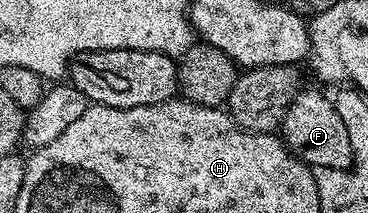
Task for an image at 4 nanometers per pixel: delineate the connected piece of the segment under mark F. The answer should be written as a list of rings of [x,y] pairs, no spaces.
[[[302,89],[296,93],[281,120],[281,138],[292,155],[301,152],[300,162],[312,168],[334,166],[343,168],[352,161],[351,137],[339,116],[332,99],[317,90]]]

